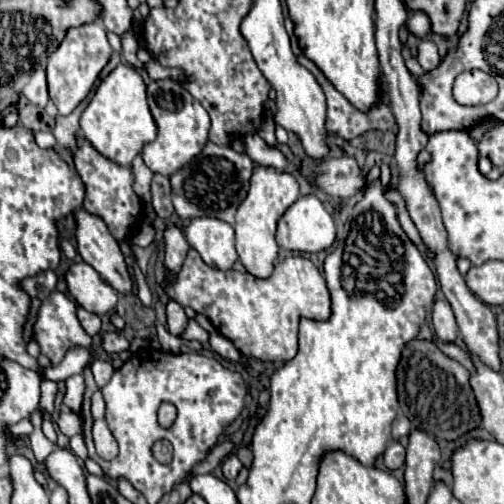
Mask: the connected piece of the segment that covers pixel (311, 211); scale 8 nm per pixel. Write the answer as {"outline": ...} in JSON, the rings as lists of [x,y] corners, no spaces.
{"outline":[[[315,195],[299,197],[277,223],[277,245],[289,251],[317,253],[335,241],[333,215]]]}

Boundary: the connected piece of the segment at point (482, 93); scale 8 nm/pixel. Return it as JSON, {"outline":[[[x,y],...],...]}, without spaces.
{"outline":[[[467,71],[455,79],[453,97],[461,105],[483,105],[497,97],[497,81],[483,71]]]}

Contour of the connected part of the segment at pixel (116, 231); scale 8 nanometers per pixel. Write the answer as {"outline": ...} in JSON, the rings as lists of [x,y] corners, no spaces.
{"outline":[[[81,133],[77,135],[77,151],[73,157],[75,157],[75,169],[85,185],[83,209],[93,215],[99,215],[117,241],[127,239],[127,235],[133,233],[133,229],[137,227],[137,223],[141,219],[141,201],[135,195],[135,191],[131,189],[131,185],[133,185],[131,169],[103,157]]]}

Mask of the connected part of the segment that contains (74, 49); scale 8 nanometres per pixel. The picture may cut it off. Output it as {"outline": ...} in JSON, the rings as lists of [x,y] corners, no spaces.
{"outline":[[[87,23],[81,27],[73,27],[67,31],[63,43],[51,53],[47,61],[47,87],[49,97],[59,109],[59,115],[69,115],[93,89],[101,69],[107,65],[111,57],[111,45],[107,41],[107,33],[97,23]]]}

